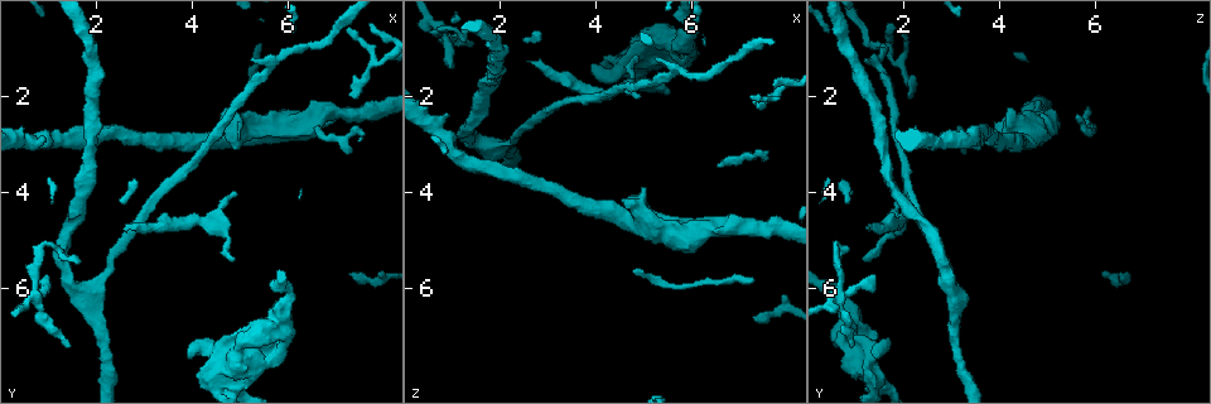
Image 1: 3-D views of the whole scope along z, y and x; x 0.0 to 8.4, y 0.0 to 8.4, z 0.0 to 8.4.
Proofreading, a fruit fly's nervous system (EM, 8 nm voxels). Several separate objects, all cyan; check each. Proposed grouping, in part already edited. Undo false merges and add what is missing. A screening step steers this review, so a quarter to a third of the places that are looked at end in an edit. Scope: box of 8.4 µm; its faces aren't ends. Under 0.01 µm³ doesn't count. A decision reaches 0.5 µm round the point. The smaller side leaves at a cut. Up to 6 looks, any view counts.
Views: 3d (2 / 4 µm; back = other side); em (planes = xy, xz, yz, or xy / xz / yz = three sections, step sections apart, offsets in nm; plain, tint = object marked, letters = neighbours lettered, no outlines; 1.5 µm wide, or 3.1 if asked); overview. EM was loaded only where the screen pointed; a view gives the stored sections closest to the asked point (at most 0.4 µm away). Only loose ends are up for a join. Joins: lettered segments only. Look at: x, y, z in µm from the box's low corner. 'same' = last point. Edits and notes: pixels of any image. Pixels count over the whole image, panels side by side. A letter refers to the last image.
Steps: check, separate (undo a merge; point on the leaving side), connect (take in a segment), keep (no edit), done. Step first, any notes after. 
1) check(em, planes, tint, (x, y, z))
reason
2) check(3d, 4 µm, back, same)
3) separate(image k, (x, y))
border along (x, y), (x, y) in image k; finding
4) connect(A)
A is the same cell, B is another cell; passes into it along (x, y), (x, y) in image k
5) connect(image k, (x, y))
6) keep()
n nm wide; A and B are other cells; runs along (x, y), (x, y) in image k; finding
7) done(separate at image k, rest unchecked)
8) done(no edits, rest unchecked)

check(3d, 4 µm, (4.80, 5.40, 1.20))
an open end

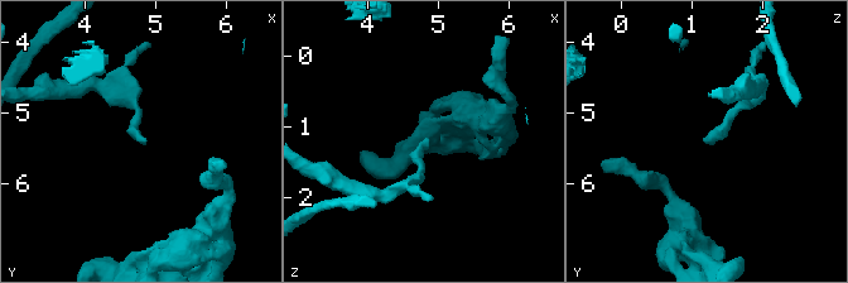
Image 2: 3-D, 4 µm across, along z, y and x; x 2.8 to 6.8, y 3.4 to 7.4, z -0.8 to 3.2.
check(em, yz, step 4, letters, (4.85, 5.30, 1.15))
need the tissue

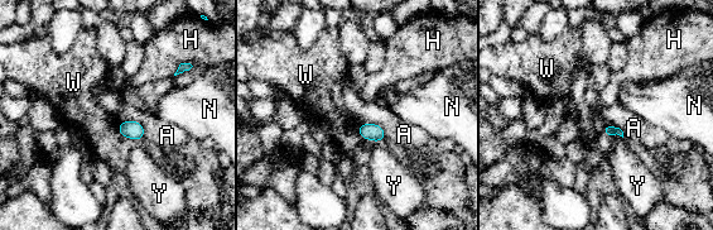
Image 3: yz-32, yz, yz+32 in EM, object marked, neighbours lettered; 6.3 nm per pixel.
check(em, planes, letters, same)
another direction

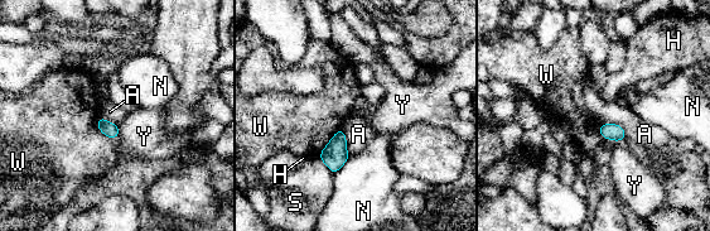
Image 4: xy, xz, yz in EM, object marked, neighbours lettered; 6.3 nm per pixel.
keep()
A, H, N, S, W and Y are other cells; border along (602, 123), (618, 124), (626, 138) in image 4; none of them fits

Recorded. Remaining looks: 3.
check(em, planes, letters, (5.30, 1.20, 1.25))
branch stops here

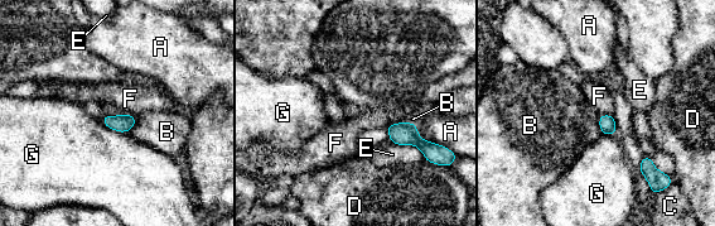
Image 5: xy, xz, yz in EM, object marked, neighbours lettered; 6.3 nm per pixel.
keep()
A, B, C, D, E, F and G are other cells; border along (134, 115), (135, 124), (126, 131) in image 5; no lettered segment goes on from it

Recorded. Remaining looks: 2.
check(em, planes, letters, (2.30, 5.55, 2.90))
sudden change in width

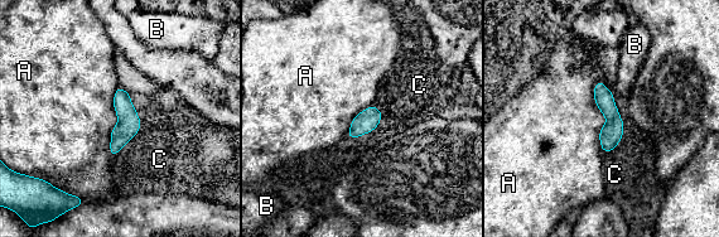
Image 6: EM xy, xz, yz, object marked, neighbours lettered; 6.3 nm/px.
keep()
140 nm wide; A, B and C are other cells; runs along (599, 85), (611, 111), (609, 148) in image 6; continuous, no second neuron

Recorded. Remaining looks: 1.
done(no edits, rest unchecked)

